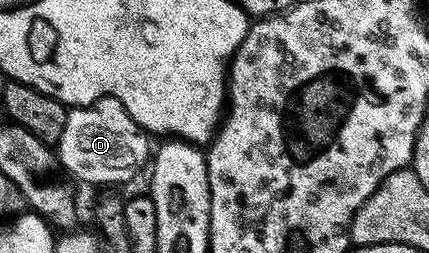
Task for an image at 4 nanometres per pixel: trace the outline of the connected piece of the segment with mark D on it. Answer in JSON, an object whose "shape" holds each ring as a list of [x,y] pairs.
{"shape":[[[101,97],[93,105],[69,109],[63,139],[55,146],[61,167],[70,178],[78,177],[89,185],[121,185],[129,181],[141,168],[146,168],[151,157],[150,134],[140,129],[127,115],[123,103],[114,97]]]}

